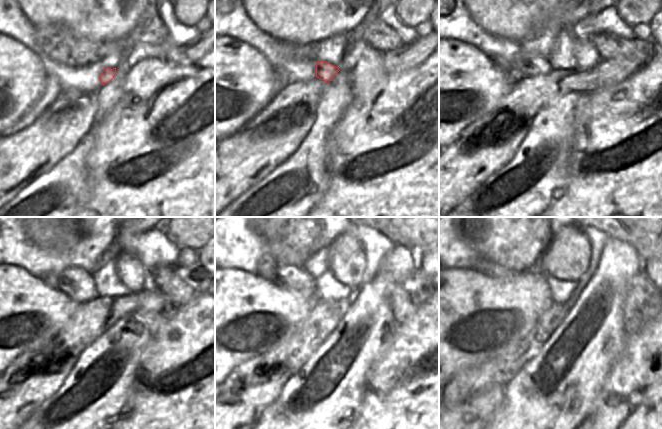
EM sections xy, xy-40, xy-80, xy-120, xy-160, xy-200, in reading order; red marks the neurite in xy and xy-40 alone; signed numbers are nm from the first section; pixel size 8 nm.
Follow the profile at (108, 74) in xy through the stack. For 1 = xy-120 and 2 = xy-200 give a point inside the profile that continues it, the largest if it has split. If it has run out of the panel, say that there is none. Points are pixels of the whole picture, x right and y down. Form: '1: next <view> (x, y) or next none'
1: next xy-120 (78, 284)
2: next xy-200 (483, 266)

